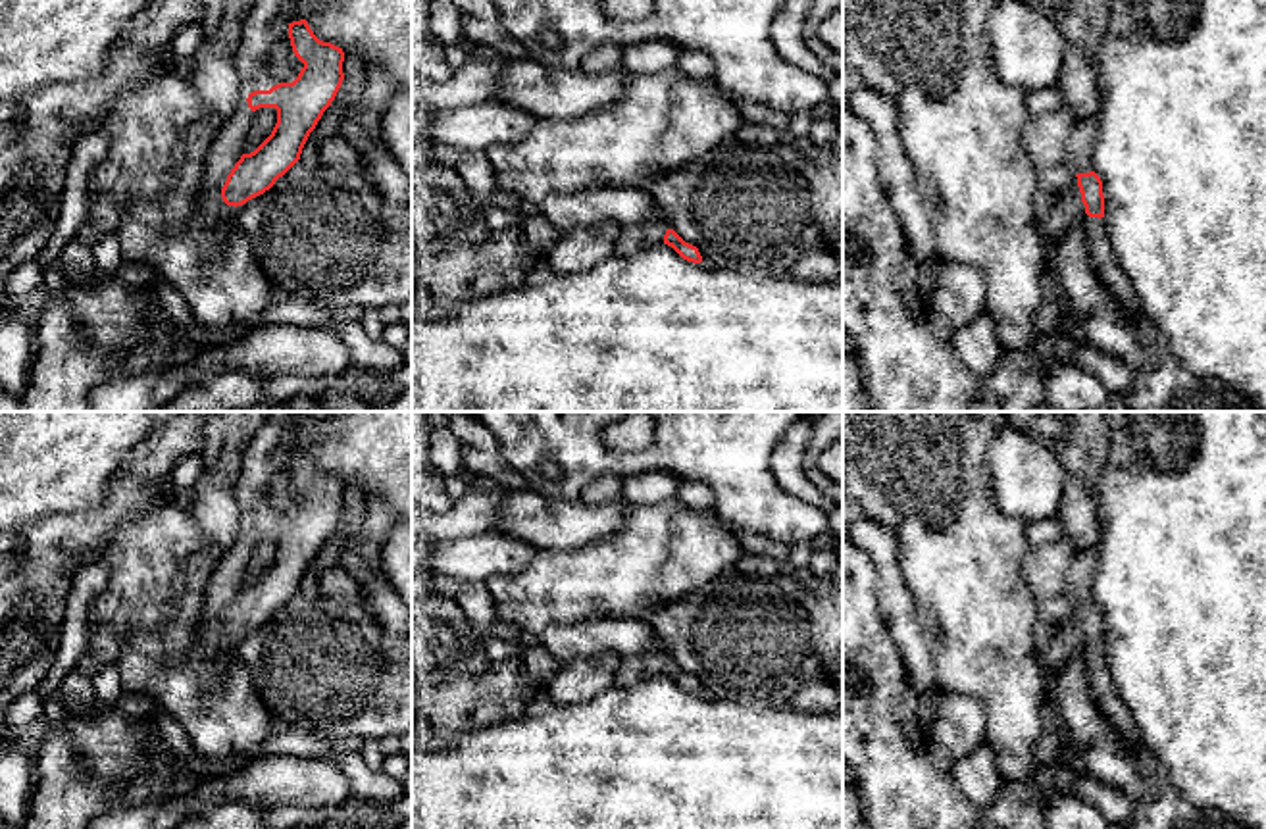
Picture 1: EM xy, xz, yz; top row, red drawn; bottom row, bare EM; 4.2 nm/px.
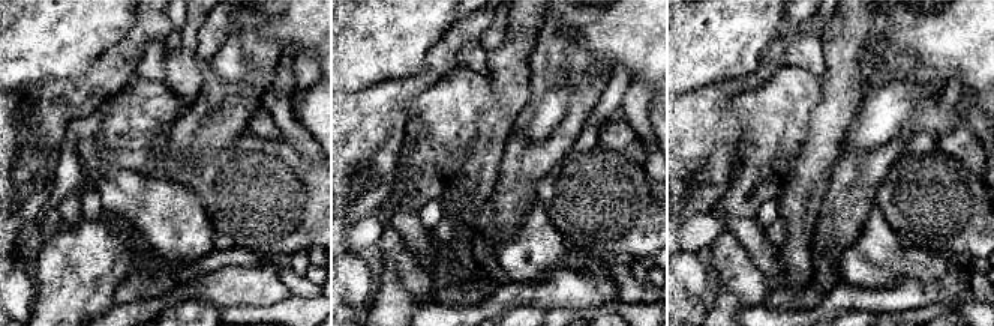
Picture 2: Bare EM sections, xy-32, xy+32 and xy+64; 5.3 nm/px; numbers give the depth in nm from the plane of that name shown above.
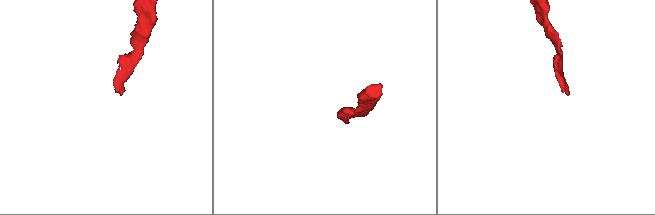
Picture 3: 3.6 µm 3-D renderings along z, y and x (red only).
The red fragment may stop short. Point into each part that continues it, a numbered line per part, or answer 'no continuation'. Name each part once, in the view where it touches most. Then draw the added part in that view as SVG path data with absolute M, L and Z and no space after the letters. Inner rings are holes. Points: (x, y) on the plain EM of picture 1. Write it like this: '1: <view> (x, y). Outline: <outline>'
1: xy (264, 458). Outline: M264 421L241 458L241 475L235 487L235 500L241 508L241 525L235 544L221 556L210 573L200 627L198 646L214 662L237 660L235 652L223 644L221 619L235 594L244 585L244 573L254 550L248 539L248 525L254 521L269 521L279 515L267 500L271 481L289 467L289 454L283 444L281 429Z

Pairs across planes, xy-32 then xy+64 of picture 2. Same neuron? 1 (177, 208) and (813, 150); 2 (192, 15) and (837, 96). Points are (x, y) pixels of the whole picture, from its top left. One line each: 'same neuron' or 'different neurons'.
1: different neurons
2: same neuron

